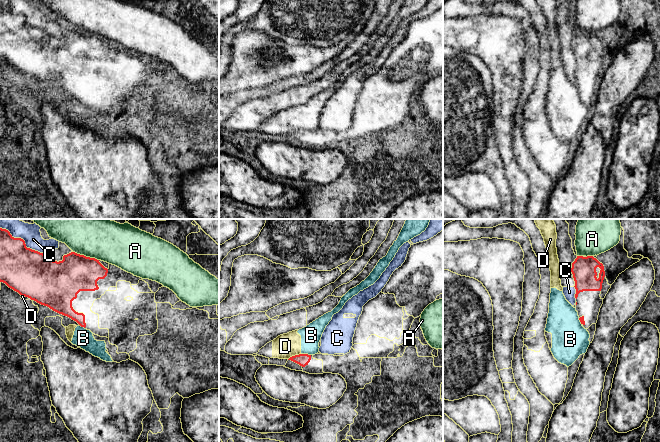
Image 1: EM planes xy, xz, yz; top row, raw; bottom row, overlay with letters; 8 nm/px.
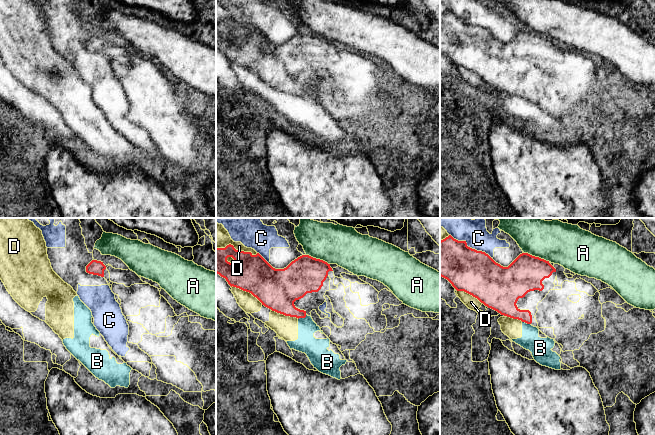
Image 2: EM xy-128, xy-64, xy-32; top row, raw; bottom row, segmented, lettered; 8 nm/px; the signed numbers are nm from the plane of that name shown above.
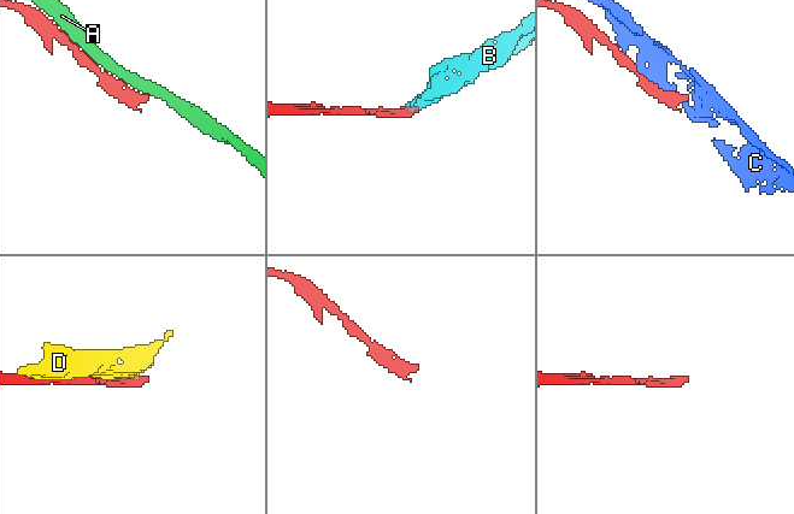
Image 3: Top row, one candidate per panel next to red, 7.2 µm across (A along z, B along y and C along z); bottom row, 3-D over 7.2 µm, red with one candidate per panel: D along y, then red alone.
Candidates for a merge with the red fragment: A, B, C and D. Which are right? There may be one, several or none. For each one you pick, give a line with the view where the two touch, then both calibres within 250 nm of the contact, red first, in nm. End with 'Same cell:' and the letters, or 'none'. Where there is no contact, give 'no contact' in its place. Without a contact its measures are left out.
Same cell: none

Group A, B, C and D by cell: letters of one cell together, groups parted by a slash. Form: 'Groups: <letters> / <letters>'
Groups: A / B D / C

